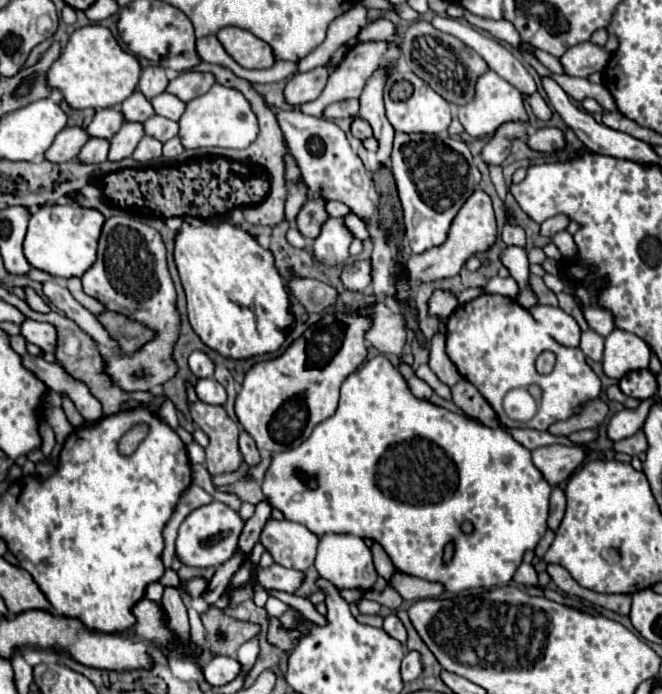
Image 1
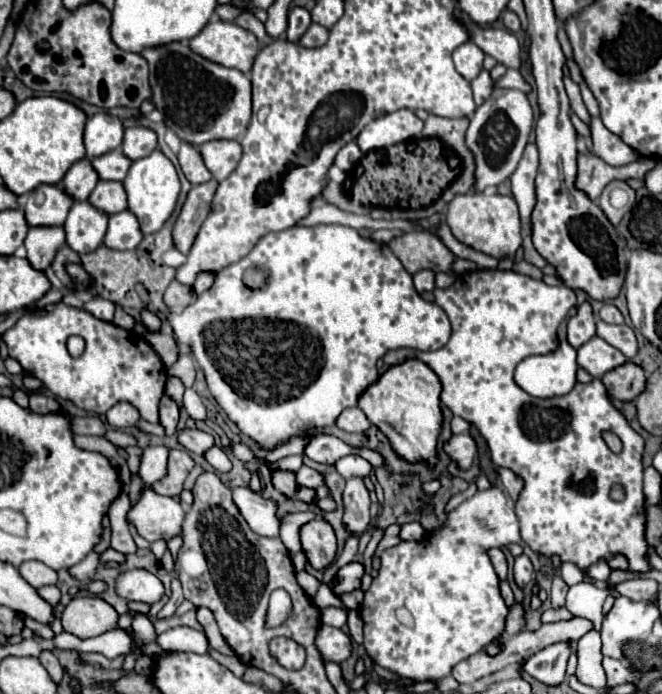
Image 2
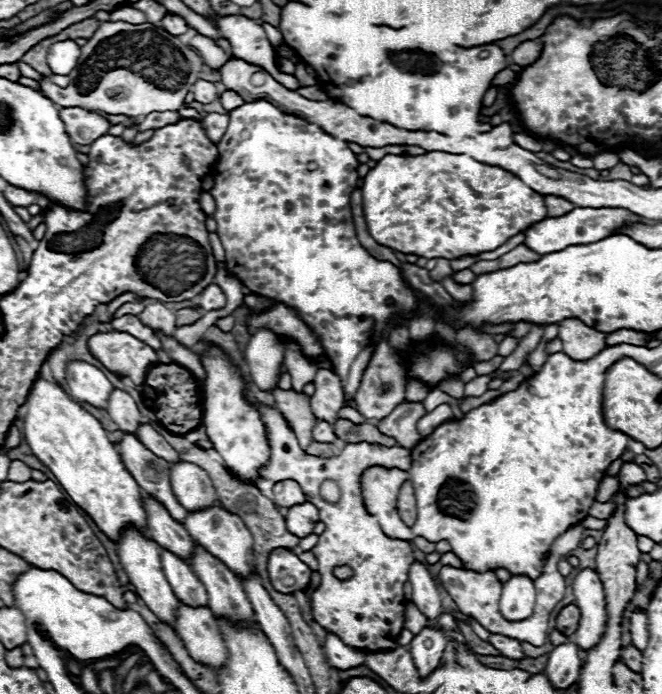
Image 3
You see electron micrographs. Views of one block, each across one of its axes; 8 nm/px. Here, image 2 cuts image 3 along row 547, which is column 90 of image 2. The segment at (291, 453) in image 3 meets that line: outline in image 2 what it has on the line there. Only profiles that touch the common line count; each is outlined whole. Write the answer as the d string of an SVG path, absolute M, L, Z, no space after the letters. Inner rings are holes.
M50 304L46 310L48 310L46 316L28 314L20 318L10 330L2 334L2 340L8 346L8 354L16 358L30 376L38 378L58 400L70 400L78 408L84 408L98 416L104 416L106 410L110 410L118 402L130 402L140 410L146 422L158 422L158 402L164 396L166 368L162 366L160 358L156 356L152 346L146 342L146 338L136 332L122 330L116 324L102 322L84 310L70 308L64 304ZM72 334L78 334L86 340L86 350L80 358L72 358L66 350L66 340Z

